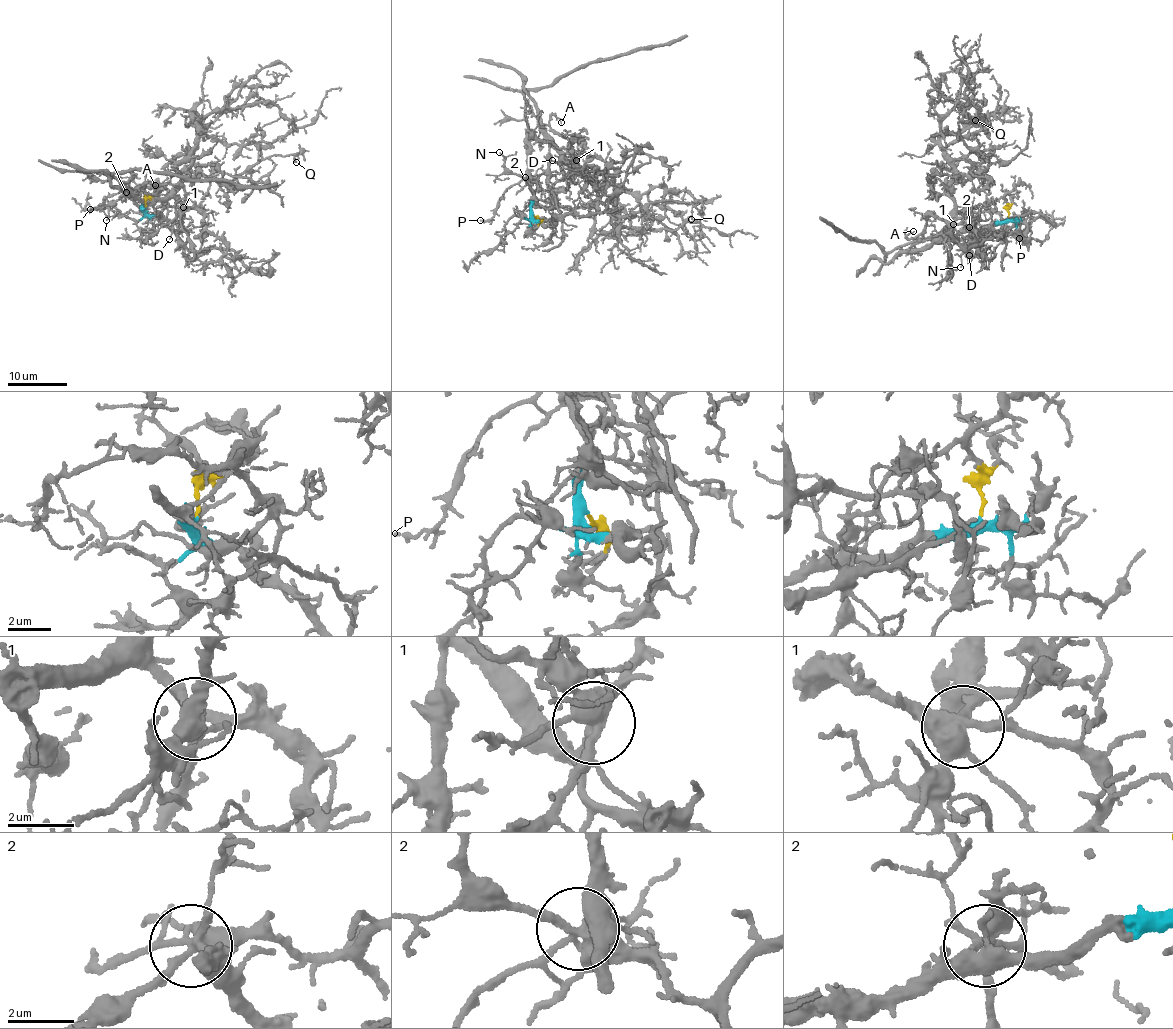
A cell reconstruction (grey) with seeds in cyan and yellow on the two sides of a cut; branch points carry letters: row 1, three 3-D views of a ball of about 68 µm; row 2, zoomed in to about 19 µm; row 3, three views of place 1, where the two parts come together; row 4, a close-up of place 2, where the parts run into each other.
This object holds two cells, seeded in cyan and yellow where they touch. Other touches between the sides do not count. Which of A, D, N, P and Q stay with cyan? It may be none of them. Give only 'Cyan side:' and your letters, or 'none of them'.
Cyan side: A, P

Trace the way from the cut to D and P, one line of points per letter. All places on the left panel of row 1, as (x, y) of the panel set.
D: (144, 207), (149, 197), (161, 192), (156, 189), (155, 192), (164, 189), (183, 207), (169, 239)
P: (144, 208), (128, 193), (120, 192), (103, 200), (101, 209), (89, 209)

